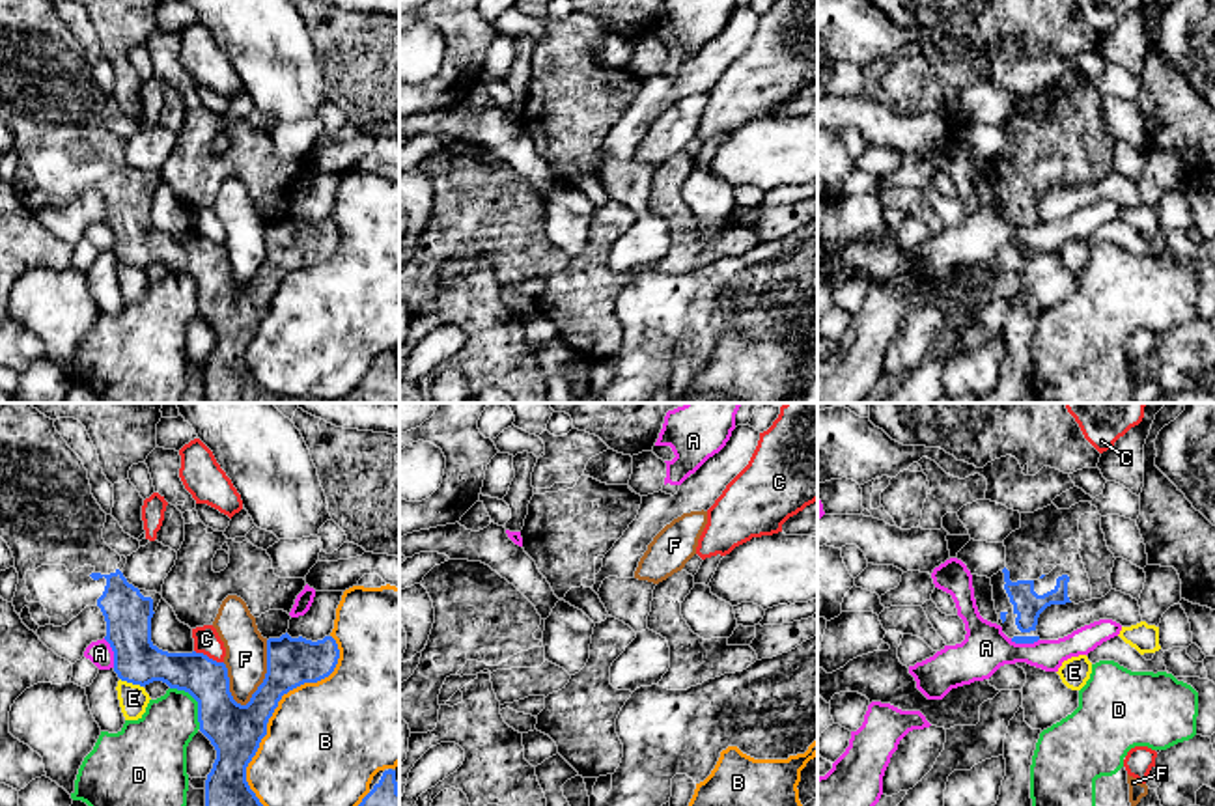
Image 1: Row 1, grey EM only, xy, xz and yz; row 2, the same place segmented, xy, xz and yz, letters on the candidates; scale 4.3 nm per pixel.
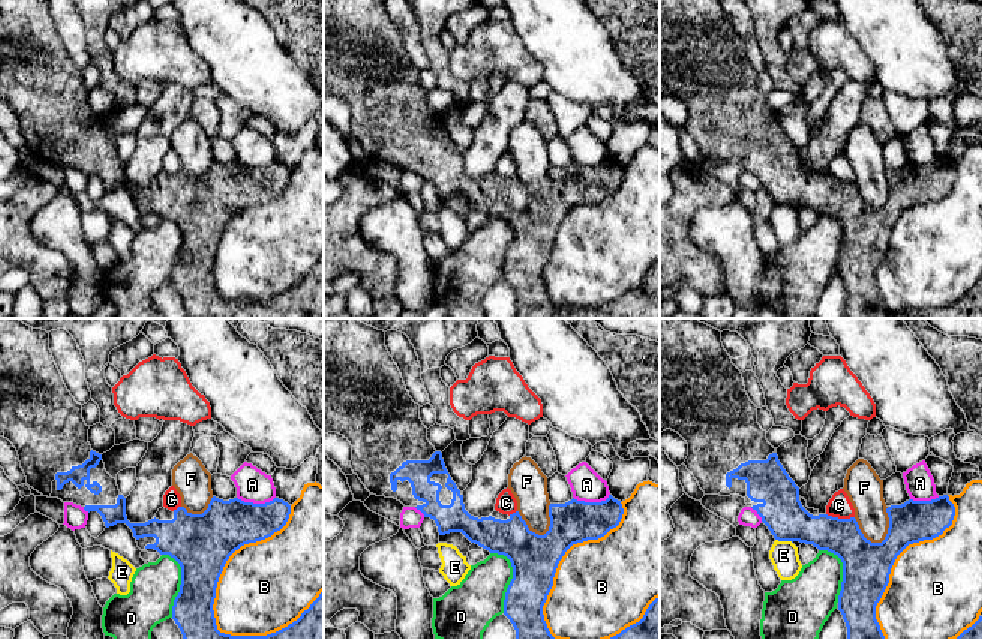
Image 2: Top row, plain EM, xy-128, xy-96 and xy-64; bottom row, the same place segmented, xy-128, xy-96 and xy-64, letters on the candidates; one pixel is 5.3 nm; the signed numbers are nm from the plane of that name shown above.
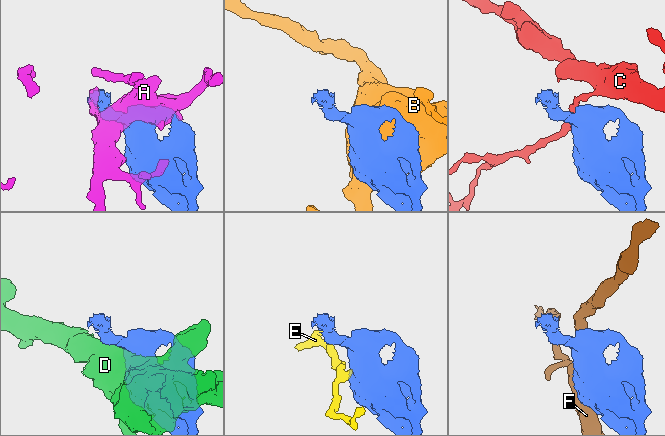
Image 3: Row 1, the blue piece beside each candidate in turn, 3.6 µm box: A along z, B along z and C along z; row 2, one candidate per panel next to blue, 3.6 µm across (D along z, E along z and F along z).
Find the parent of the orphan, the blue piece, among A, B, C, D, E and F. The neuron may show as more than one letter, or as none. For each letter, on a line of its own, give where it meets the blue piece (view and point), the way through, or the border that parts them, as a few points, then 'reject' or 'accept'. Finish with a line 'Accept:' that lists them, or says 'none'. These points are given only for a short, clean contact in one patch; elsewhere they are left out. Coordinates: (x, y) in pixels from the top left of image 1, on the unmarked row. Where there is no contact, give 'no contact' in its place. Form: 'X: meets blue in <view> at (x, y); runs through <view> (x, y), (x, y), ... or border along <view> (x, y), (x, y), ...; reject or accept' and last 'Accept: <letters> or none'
A: meets blue in xy at (114, 236); reject
B: meets blue in xy at (312, 264); reject
C: meets blue in xy at (208, 239); border along xy (195, 232), (223, 245); reject
D: meets blue in xy at (196, 282); reject
E: meets blue in xy at (131, 264); border along xy (120, 260), (142, 269); reject
F: meets blue in xy at (265, 256); reject
Accept: none

